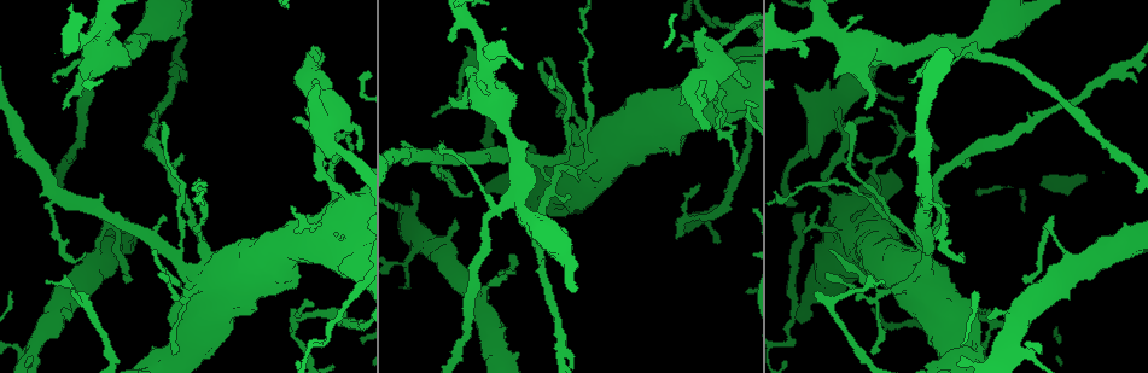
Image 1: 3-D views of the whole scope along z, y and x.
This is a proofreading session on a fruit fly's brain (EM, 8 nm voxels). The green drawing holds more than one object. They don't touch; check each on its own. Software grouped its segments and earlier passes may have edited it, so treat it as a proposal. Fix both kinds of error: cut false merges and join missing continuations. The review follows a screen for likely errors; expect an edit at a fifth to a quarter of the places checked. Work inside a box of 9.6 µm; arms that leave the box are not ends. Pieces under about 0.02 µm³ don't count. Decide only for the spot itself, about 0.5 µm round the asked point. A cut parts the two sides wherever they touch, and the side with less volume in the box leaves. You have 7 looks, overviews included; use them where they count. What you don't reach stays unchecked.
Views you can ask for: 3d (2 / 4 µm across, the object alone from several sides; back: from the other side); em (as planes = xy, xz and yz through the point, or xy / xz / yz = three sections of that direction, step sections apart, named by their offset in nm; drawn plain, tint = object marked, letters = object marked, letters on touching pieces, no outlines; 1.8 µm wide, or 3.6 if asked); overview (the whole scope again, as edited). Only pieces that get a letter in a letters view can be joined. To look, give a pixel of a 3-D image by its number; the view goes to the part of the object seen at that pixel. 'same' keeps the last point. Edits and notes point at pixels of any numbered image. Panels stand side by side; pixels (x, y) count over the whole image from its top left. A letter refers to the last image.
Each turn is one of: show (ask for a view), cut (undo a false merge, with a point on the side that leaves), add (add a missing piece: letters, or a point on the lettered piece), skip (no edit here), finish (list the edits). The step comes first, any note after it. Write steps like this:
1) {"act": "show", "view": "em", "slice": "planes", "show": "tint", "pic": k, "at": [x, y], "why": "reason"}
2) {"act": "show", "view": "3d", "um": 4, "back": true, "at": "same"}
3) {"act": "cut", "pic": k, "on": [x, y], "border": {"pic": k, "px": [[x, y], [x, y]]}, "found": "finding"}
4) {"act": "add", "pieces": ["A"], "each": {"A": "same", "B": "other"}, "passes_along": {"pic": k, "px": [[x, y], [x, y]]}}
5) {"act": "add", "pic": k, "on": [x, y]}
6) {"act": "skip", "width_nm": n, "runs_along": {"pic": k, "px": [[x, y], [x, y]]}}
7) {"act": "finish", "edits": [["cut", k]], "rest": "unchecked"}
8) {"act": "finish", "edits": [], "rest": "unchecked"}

{"act": "show", "view": "3d", "um": 2, "pic": 1, "at": [77, 294], "why": "free end"}

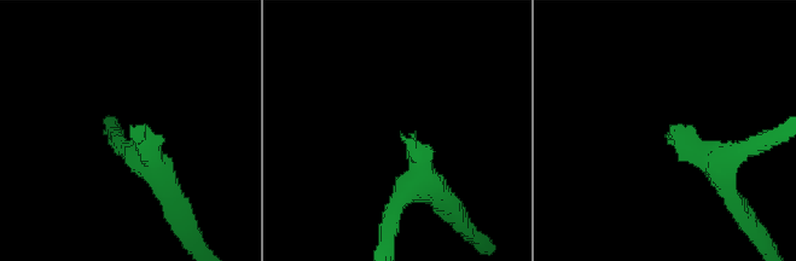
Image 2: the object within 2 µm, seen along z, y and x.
{"act": "show", "view": "em", "slice": "planes", "show": "letters", "pic": 2, "at": [132, 137]}

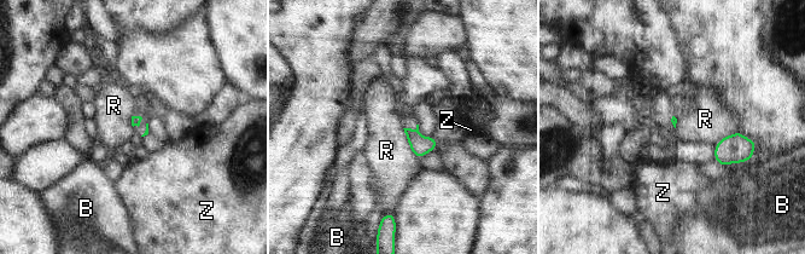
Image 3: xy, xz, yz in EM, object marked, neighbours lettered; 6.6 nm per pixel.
{"act": "skip", "each": {"B": "other", "R": "other", "Z": "other"}, "border": {"pic": 3, "px": [[402, 128], [409, 149], [419, 159]]}, "found": "none of them fits"}

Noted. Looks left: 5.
{"act": "show", "view": "3d", "um": 4, "pic": 1, "at": [98, 31], "why": "arms part here"}

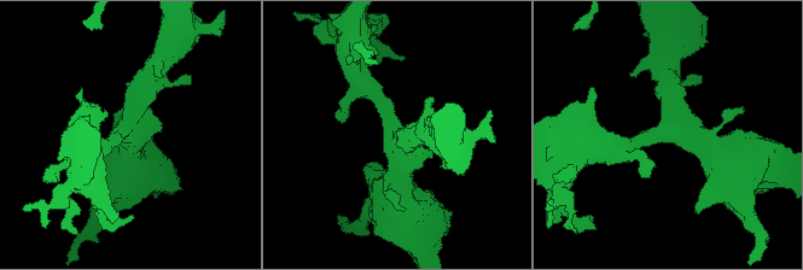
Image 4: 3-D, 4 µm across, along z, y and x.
{"act": "show", "view": "em", "um": 3.6, "slice": "planes", "show": "tint", "pic": 4, "at": [683, 130], "why": "shape alone is not enough"}

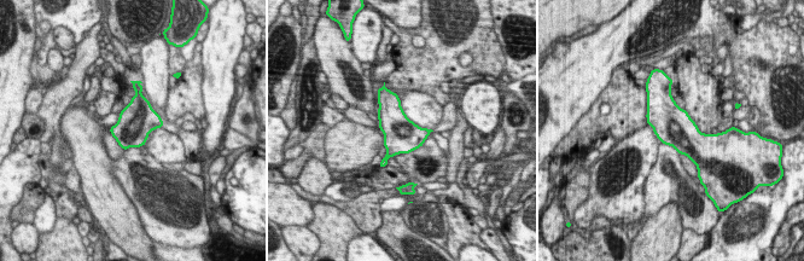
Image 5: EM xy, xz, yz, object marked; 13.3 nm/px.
{"act": "show", "view": "em", "um": 3.6, "slice": "planes", "show": "letters", "at": "same", "why": "what lies round it"}

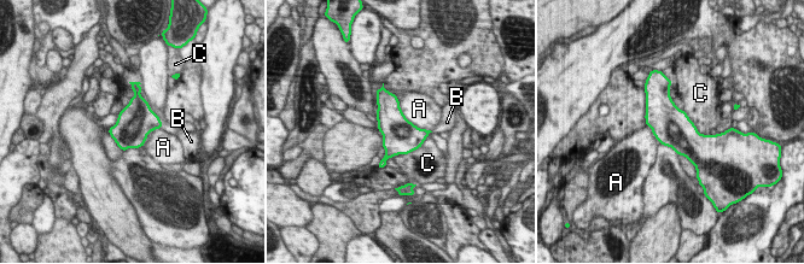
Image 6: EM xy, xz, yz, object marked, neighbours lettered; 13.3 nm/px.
{"act": "add", "pieces": ["B"], "width_nm": 480, "longest_contact_nm": ["A", 600], "each": {"A": "other", "B": "same", "C": "other"}, "found": "the neuron continues"}

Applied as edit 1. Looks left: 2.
{"act": "finish", "edits": [["add", 6]], "rest": "unchecked"}

